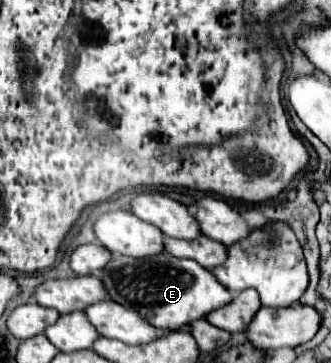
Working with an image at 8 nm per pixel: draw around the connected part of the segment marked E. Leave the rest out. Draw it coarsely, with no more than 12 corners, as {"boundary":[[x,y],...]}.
{"boundary":[[114,254],[110,300],[178,330],[232,300],[194,260]]}

